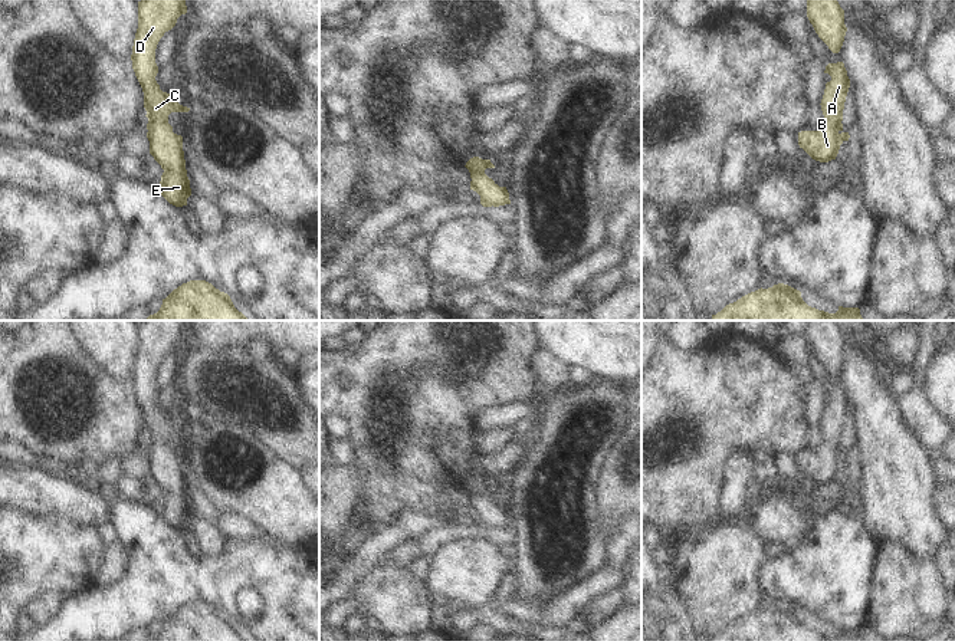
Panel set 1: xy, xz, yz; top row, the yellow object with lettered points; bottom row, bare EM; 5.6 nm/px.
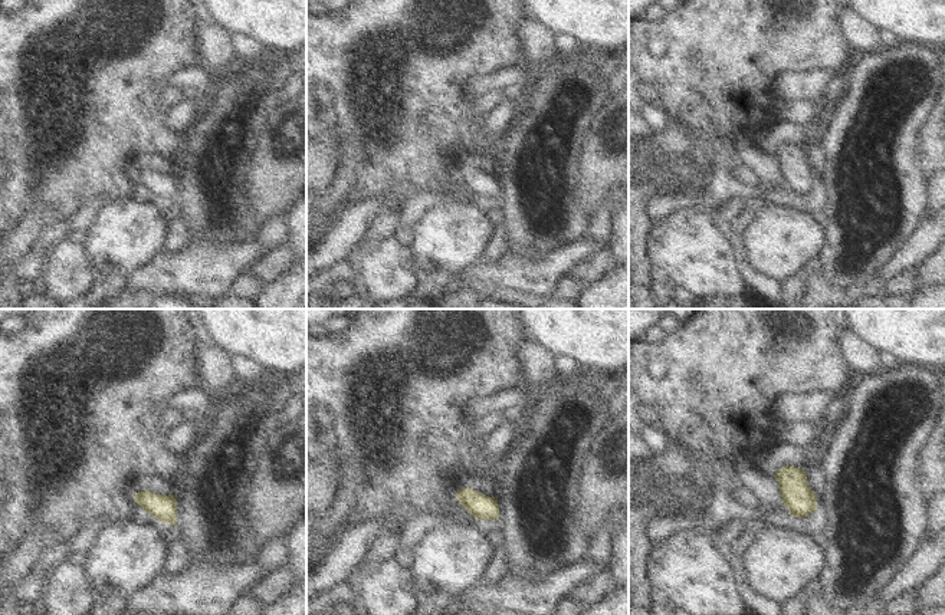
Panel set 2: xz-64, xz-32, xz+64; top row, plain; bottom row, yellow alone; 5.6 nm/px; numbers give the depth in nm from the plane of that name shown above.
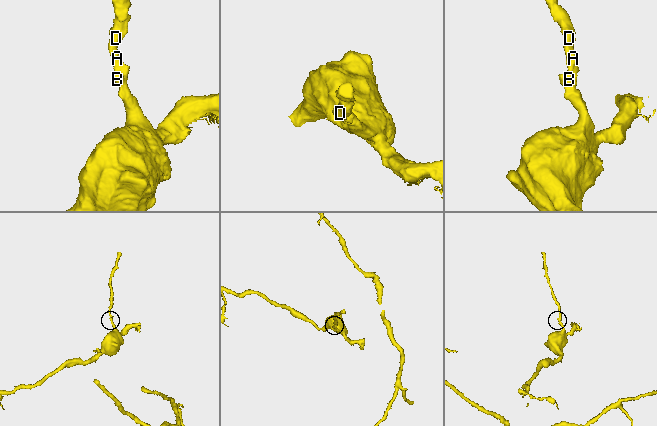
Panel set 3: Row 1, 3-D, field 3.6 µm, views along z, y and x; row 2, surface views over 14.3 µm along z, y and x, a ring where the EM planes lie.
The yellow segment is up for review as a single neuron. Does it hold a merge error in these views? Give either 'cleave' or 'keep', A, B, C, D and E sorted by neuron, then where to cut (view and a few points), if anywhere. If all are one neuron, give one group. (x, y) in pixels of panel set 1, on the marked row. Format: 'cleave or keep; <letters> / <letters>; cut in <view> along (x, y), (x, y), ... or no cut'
keep; A B C D E; no cut

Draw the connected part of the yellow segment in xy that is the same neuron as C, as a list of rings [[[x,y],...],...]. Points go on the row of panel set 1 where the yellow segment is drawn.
[[[186,0],[138,1],[138,29],[132,46],[132,69],[144,92],[147,111],[147,138],[150,154],[164,170],[158,184],[160,194],[173,206],[187,206],[191,195],[183,151],[183,137],[173,132],[168,124],[171,112],[188,112],[173,95],[163,92],[155,80],[158,66],[155,49],[165,32],[187,13]]]

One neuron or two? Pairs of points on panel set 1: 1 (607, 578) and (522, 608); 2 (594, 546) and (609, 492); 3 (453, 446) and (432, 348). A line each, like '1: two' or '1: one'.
1: one
2: two
3: one

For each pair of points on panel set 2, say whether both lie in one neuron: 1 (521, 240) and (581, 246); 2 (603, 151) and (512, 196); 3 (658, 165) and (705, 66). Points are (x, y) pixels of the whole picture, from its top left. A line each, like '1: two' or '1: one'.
1: two
2: two
3: two

